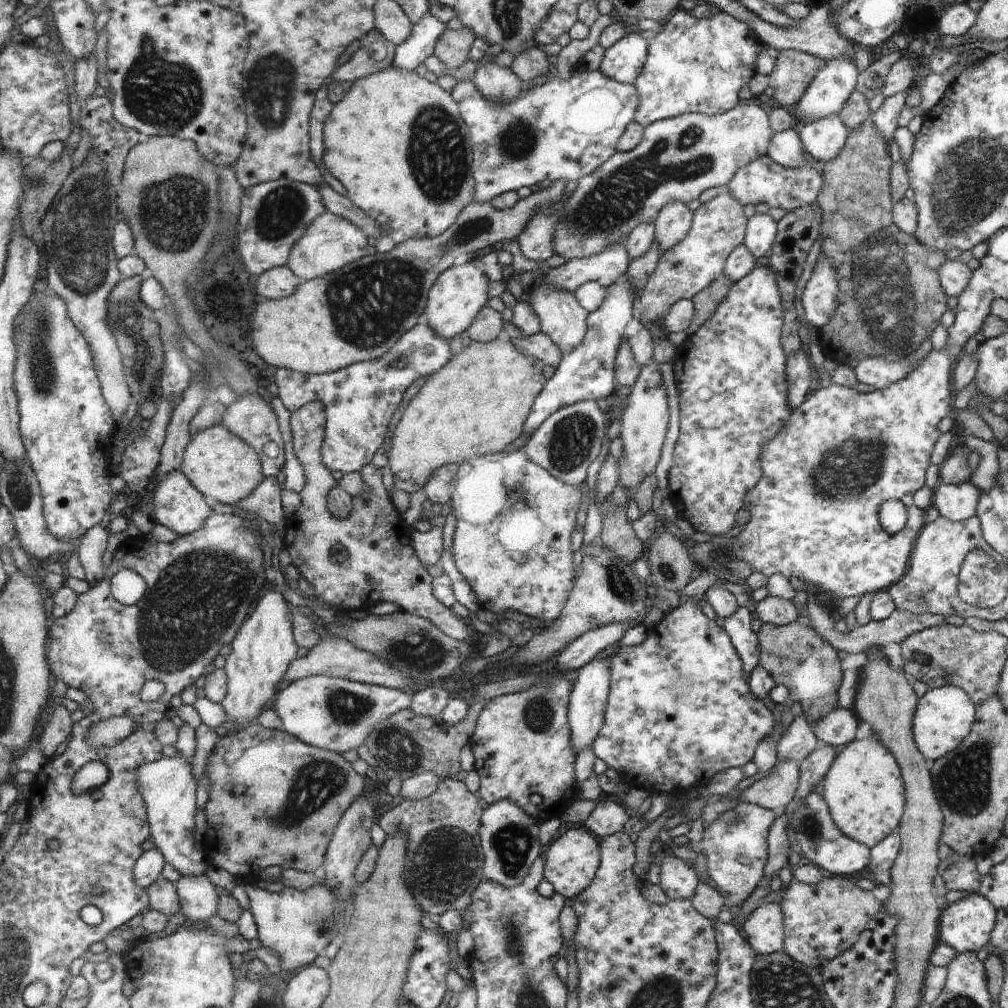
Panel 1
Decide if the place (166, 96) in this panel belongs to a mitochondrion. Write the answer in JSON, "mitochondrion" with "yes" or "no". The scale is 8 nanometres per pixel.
{"mitochondrion":"yes"}

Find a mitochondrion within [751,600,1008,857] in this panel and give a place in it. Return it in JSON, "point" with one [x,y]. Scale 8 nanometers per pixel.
{"point":[965,780]}

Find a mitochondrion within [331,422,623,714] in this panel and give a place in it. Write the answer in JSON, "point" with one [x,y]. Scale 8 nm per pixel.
{"point":[417,648]}

